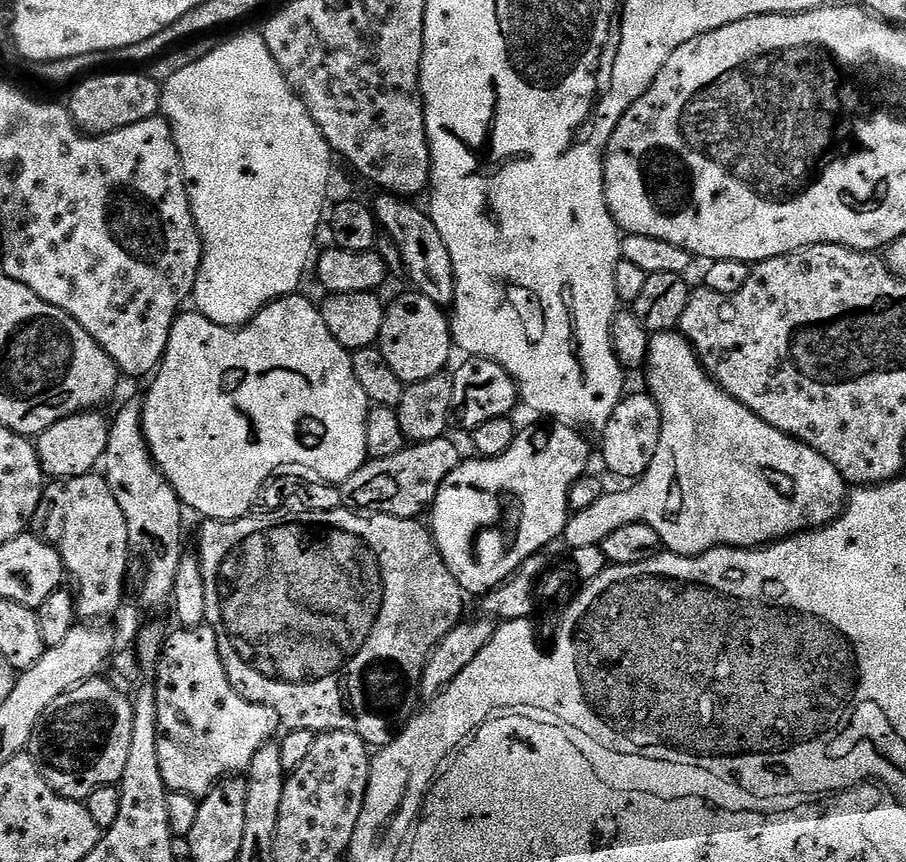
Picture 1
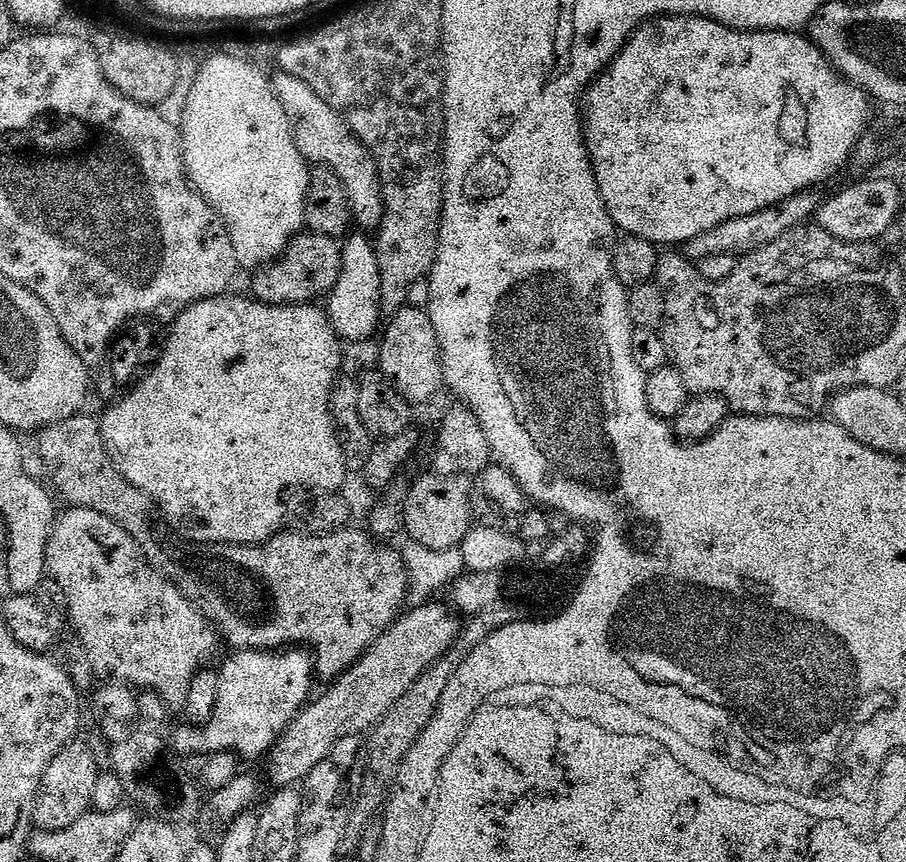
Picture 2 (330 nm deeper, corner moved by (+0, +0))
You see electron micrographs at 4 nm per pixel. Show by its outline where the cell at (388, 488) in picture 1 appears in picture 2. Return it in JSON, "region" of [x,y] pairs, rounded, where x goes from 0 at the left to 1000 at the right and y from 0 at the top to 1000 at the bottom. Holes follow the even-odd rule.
{"region":[[[464,552],[450,566],[450,577],[444,580],[444,613],[449,625],[465,630],[475,638],[507,637],[517,614],[522,611],[521,557],[514,552]]]}

